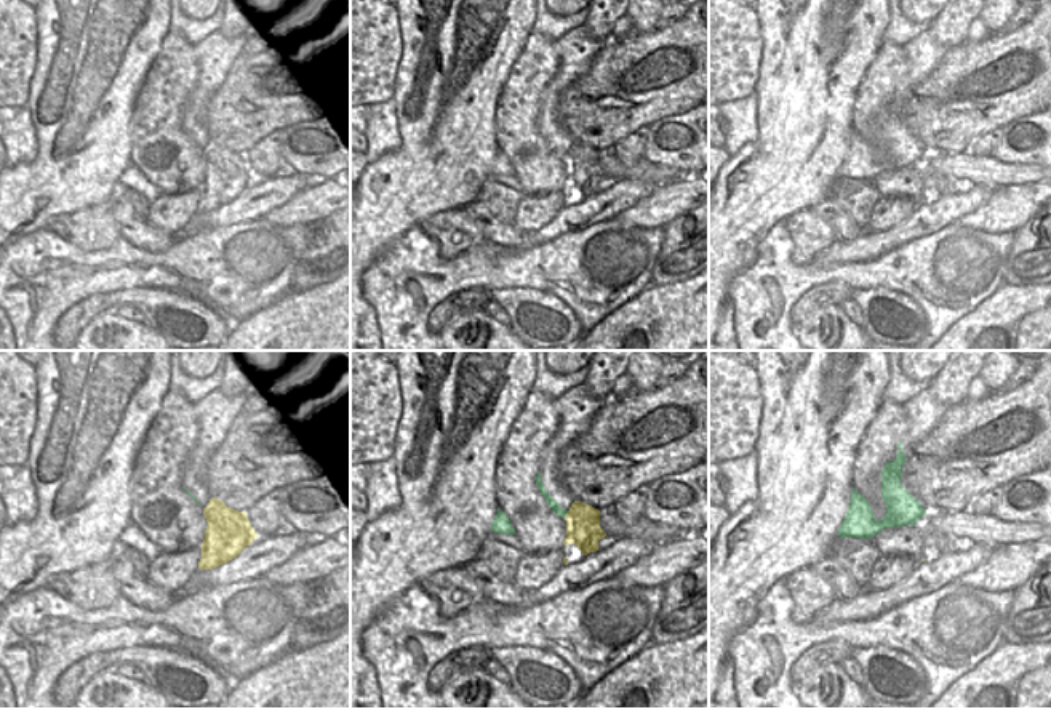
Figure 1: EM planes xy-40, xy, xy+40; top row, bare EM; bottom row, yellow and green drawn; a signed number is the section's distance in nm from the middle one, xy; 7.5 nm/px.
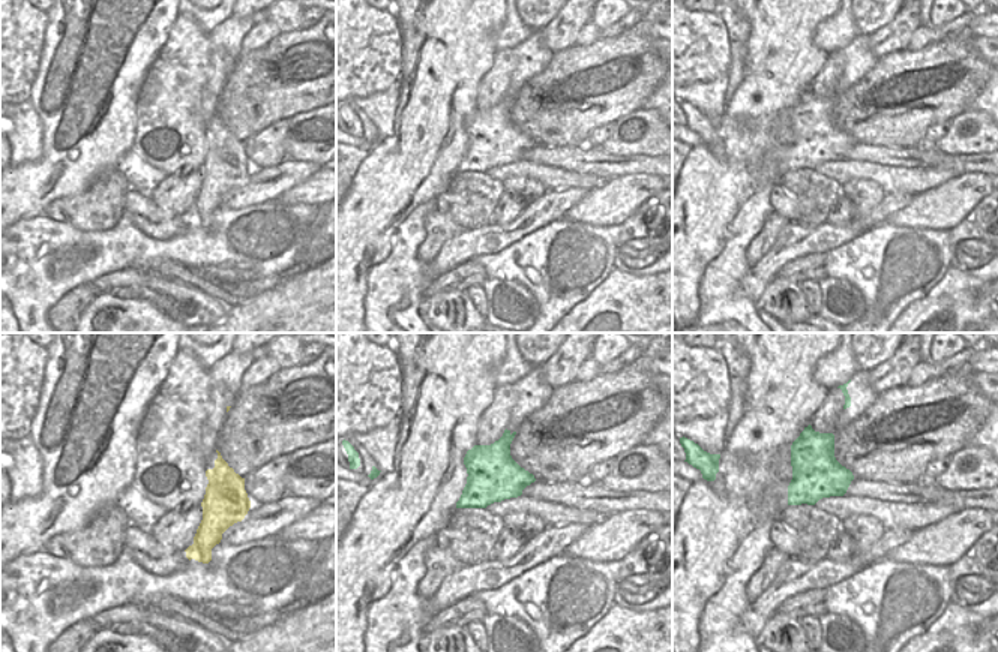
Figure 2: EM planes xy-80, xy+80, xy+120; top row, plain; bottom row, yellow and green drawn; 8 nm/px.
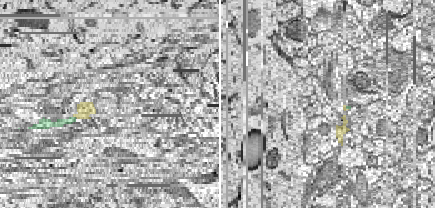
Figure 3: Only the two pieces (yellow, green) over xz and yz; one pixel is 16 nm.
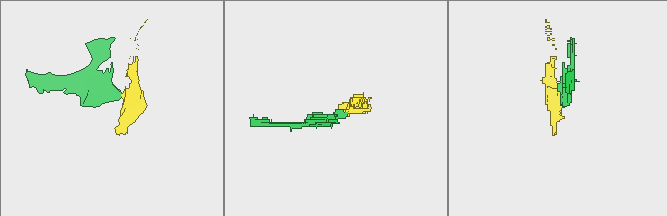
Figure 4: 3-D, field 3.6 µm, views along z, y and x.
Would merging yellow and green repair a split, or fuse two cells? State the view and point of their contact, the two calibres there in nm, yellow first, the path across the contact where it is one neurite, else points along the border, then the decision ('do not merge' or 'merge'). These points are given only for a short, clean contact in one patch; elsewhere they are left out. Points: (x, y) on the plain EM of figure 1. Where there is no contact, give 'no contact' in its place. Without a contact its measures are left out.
contact xy (567, 156); calibres 260 and 70 nm; border xy (568, 152), (563, 157); do not merge

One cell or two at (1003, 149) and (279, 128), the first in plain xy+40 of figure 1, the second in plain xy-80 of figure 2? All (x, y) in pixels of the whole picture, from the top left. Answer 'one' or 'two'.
two

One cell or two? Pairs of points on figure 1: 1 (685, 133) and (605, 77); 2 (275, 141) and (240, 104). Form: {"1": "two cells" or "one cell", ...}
{"1": "two cells", "2": "two cells"}

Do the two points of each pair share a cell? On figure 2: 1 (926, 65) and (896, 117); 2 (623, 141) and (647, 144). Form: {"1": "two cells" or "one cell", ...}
{"1": "one cell", "2": "one cell"}

